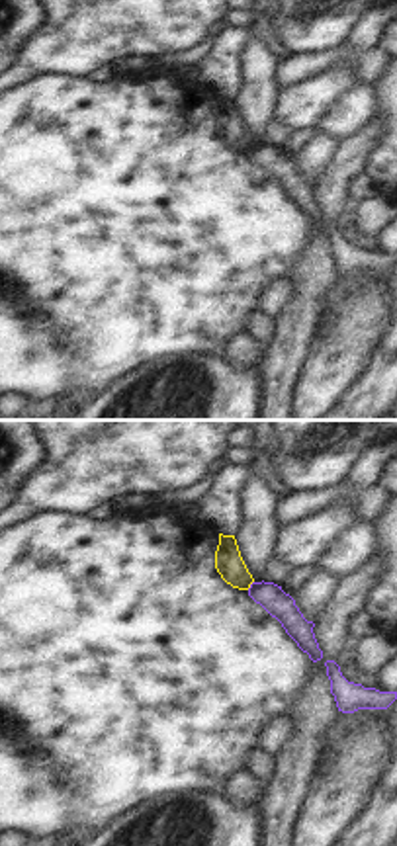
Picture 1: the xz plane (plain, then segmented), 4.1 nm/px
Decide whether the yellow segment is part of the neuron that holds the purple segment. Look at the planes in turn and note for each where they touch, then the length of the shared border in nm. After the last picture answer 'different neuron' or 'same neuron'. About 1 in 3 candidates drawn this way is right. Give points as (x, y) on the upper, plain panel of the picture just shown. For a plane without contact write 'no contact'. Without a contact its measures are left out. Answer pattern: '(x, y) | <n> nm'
(251, 147) | 50 nm

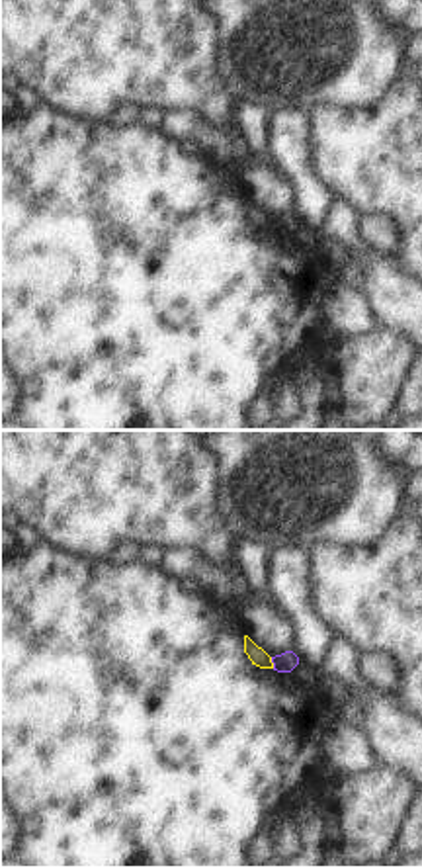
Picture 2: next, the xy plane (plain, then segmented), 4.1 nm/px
(272, 223) | 50 nm

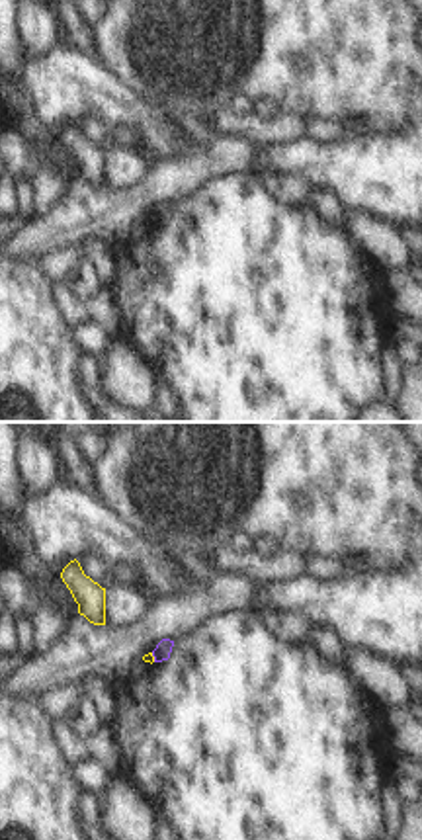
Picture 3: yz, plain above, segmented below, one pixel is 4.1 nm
(153, 217) | 40 nm

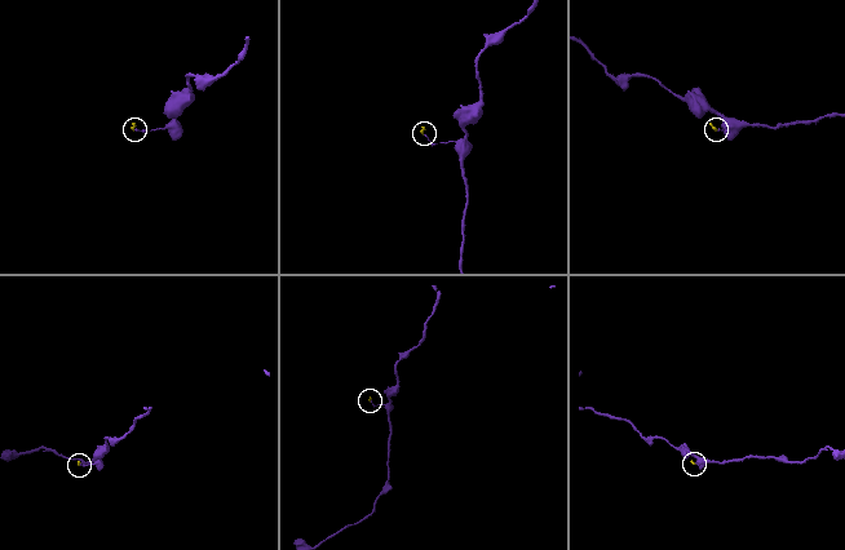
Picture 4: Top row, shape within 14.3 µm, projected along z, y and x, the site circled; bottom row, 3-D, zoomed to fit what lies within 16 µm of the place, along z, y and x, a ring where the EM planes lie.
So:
different neuron

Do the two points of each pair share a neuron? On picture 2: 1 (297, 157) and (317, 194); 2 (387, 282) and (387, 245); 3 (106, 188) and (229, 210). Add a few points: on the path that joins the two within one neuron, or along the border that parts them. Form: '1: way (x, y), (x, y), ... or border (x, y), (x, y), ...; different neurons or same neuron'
1: way (297, 167), (307, 184); same neuron
2: border (366, 245), (391, 255); different neurons
3: way (137, 210), (198, 210); same neuron

